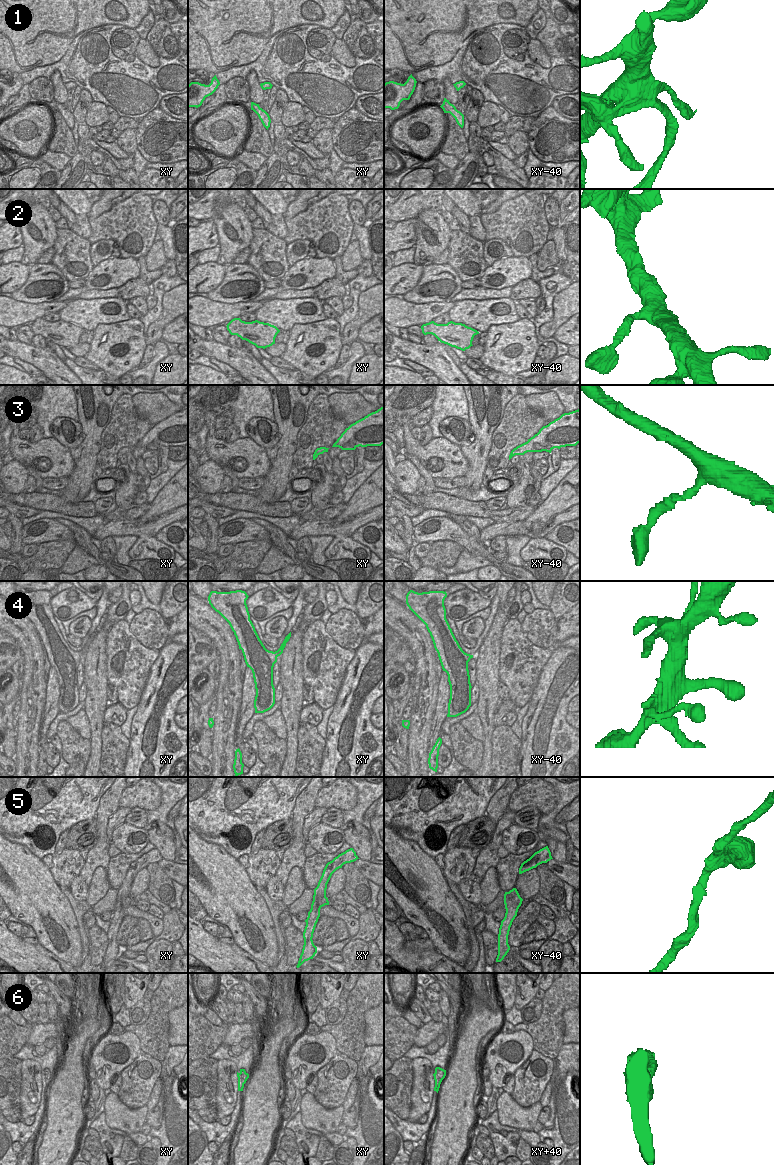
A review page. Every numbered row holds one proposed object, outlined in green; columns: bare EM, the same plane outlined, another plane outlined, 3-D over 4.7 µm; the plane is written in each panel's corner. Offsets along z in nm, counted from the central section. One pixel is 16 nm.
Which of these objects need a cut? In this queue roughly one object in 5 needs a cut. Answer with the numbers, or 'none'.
1, 4

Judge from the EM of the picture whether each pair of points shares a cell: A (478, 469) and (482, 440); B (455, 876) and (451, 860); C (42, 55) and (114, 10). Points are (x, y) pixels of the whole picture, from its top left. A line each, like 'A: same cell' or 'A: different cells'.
A: same cell
B: same cell
C: same cell

